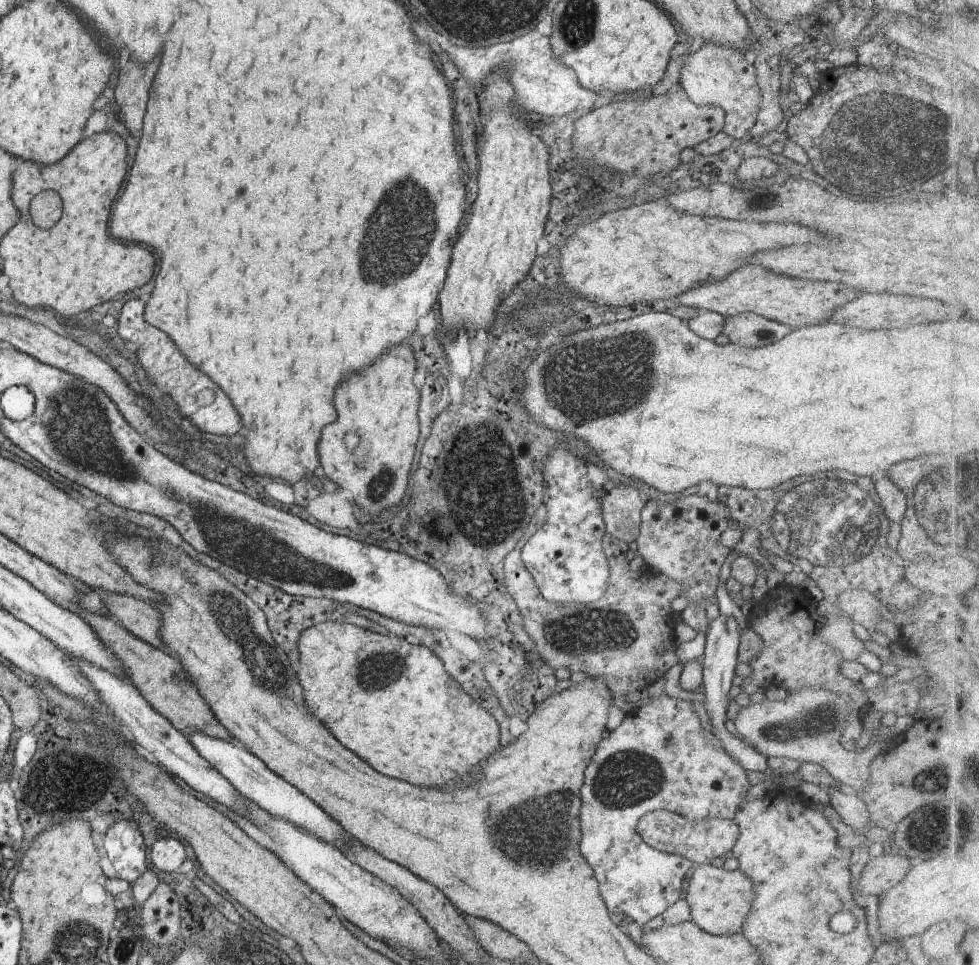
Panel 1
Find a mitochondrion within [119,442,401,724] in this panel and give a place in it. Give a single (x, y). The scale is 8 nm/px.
(382, 482)

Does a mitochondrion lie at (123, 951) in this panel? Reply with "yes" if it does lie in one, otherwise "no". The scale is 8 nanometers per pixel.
yes

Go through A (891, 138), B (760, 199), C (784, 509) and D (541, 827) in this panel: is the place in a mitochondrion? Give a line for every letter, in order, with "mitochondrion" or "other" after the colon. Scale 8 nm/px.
A: mitochondrion
B: other
C: mitochondrion
D: mitochondrion

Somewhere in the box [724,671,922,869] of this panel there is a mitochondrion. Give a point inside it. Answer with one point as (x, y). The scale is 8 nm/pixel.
(826, 715)

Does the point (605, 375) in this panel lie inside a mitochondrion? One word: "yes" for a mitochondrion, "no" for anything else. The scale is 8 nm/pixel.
yes

